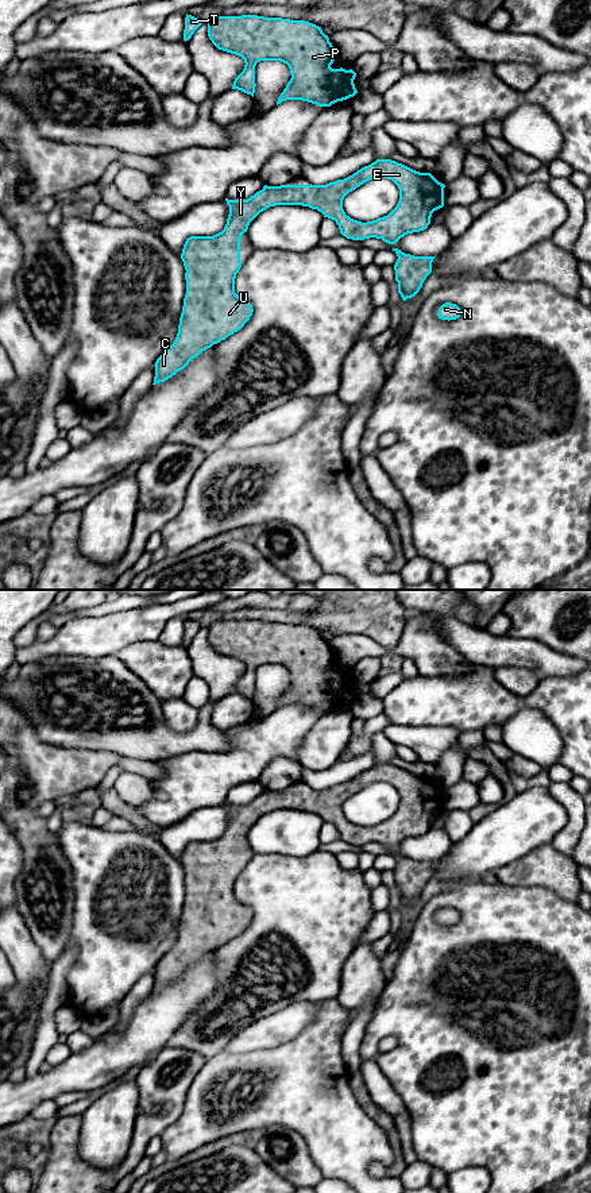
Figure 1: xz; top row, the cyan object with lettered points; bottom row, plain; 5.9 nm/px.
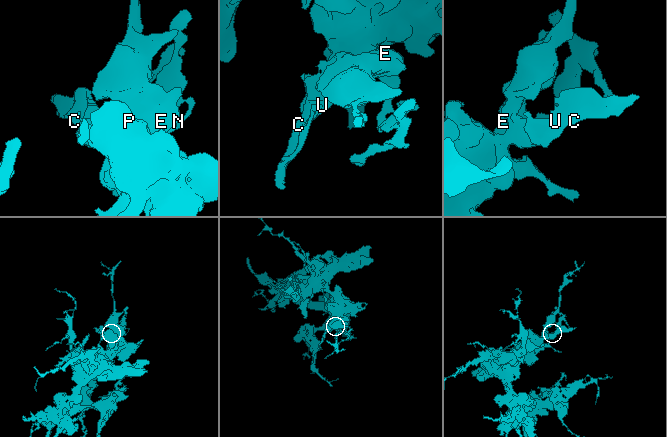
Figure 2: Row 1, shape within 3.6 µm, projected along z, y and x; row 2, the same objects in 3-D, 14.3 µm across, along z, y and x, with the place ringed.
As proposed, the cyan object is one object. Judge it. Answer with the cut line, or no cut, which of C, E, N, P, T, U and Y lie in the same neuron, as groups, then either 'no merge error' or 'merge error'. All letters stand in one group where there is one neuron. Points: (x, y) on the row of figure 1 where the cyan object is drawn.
no cut; C E N P T U Y; no merge error

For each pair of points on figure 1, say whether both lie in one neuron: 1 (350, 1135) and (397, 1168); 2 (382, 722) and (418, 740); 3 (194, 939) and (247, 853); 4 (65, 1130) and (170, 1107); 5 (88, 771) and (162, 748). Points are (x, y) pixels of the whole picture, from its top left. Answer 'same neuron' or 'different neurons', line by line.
1: different neurons
2: different neurons
3: same neuron
4: same neuron
5: different neurons

